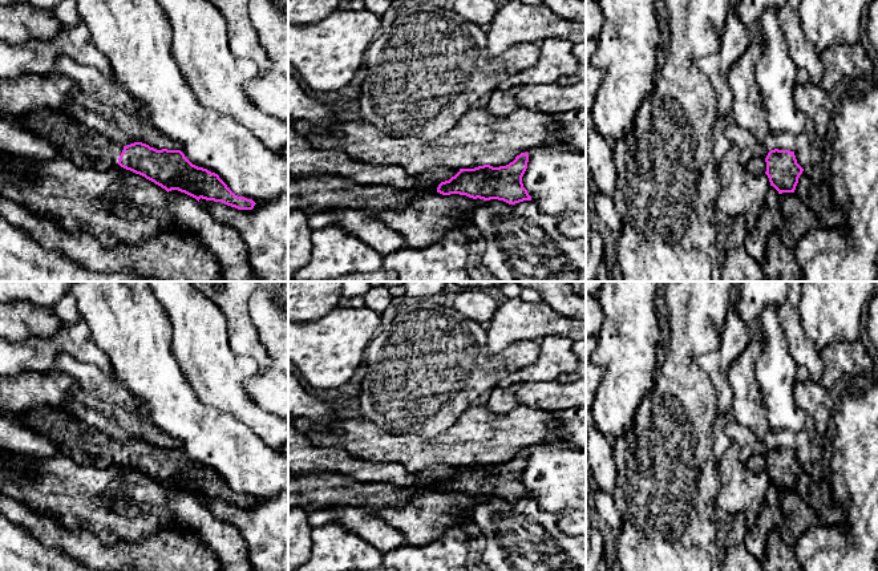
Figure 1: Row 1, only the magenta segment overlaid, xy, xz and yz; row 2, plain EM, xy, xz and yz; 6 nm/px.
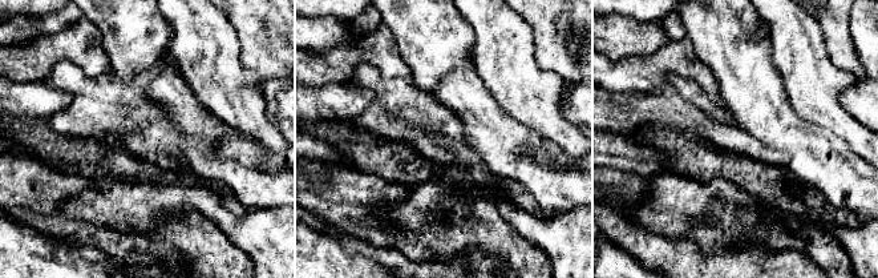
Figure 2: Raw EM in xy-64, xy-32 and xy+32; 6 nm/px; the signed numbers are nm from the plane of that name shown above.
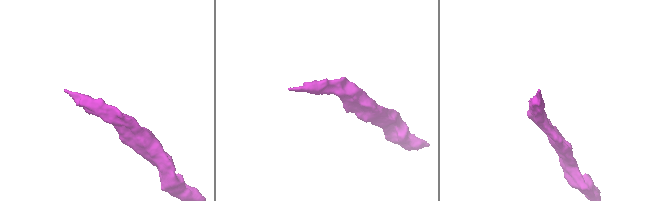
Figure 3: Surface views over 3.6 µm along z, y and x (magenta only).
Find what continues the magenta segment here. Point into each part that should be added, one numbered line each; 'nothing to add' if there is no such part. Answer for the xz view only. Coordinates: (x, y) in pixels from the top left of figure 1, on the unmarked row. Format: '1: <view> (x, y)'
nothing to add

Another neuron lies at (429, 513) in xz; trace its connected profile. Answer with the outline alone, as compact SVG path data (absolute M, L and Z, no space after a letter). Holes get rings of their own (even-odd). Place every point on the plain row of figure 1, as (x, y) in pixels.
M437 489L417 491L404 506L363 507L401 531L406 543L420 546L434 542L446 530L472 521L470 510L485 501L466 493L442 493Z

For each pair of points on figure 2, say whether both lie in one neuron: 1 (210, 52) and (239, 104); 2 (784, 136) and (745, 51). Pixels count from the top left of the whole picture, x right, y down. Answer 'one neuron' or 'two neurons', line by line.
1: one neuron
2: one neuron

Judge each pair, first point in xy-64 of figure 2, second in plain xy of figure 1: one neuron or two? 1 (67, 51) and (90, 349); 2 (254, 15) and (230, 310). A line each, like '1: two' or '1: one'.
1: one
2: one

